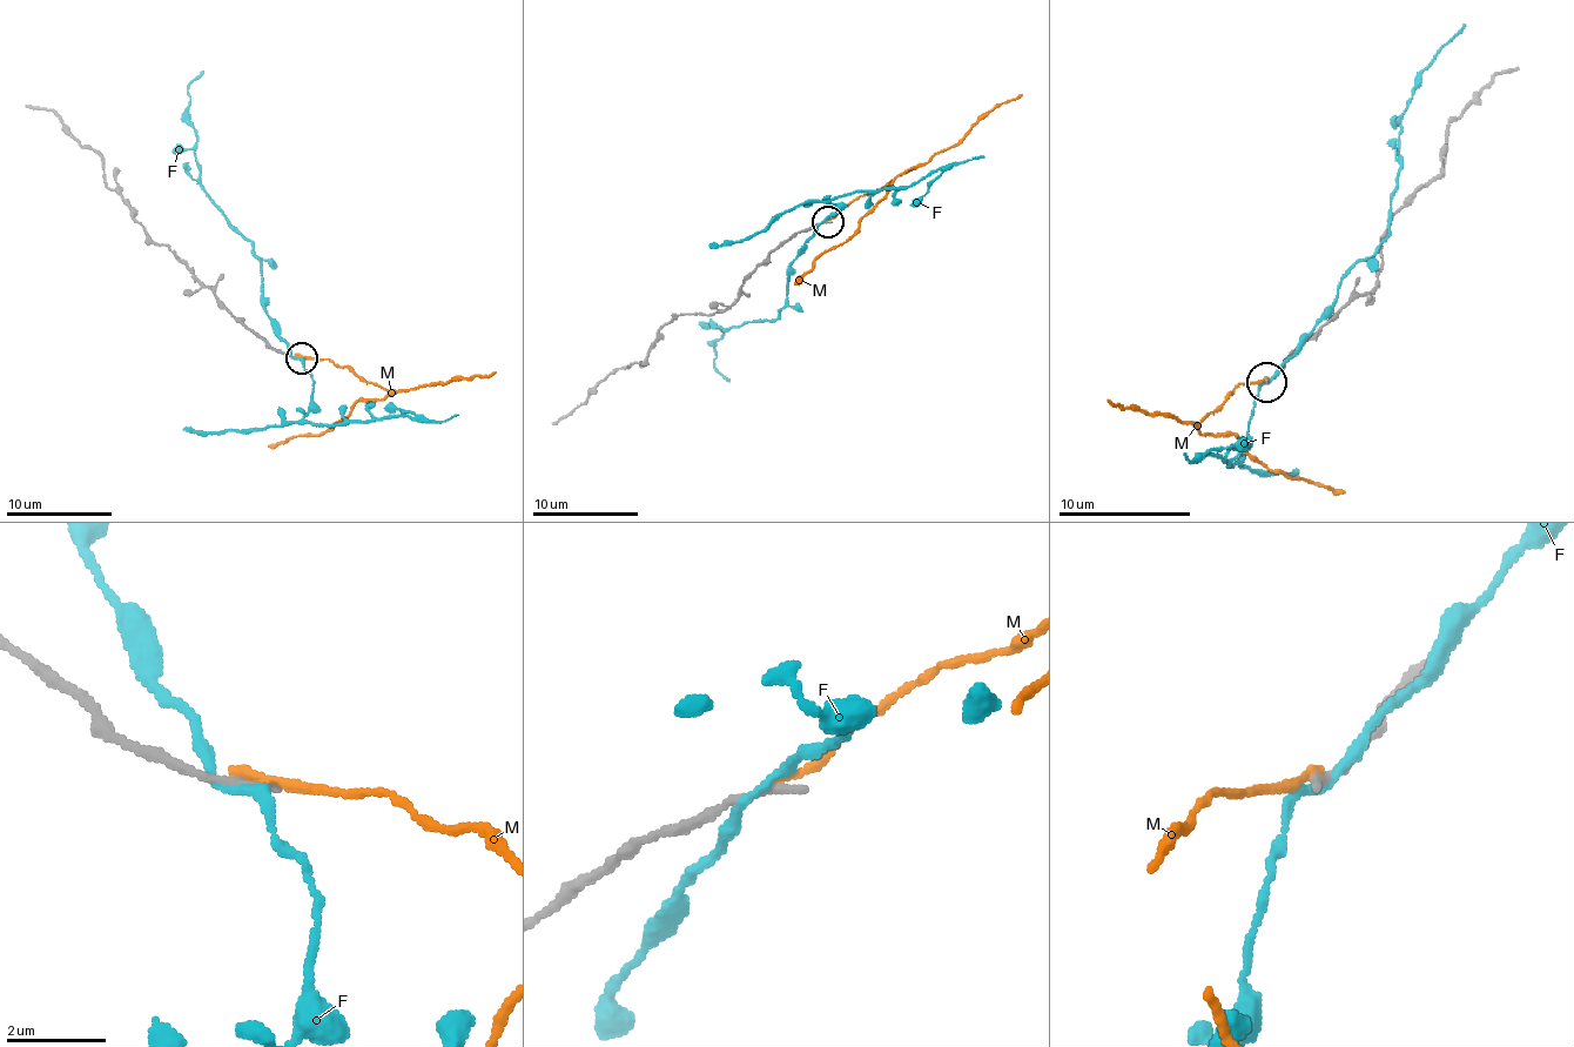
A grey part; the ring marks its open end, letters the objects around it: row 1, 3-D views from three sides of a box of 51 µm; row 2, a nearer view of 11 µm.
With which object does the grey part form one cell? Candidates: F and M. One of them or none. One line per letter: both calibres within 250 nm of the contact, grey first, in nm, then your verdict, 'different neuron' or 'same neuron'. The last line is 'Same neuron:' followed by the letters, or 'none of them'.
F: 240/170 nm | different neuron
M: 200/160 nm | different neuron
Same neuron: none of them

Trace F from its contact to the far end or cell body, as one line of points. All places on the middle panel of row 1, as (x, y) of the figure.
F: (819, 225), (806, 248), (789, 263), (787, 301), (774, 320), (721, 330), (713, 364), (728, 381)

